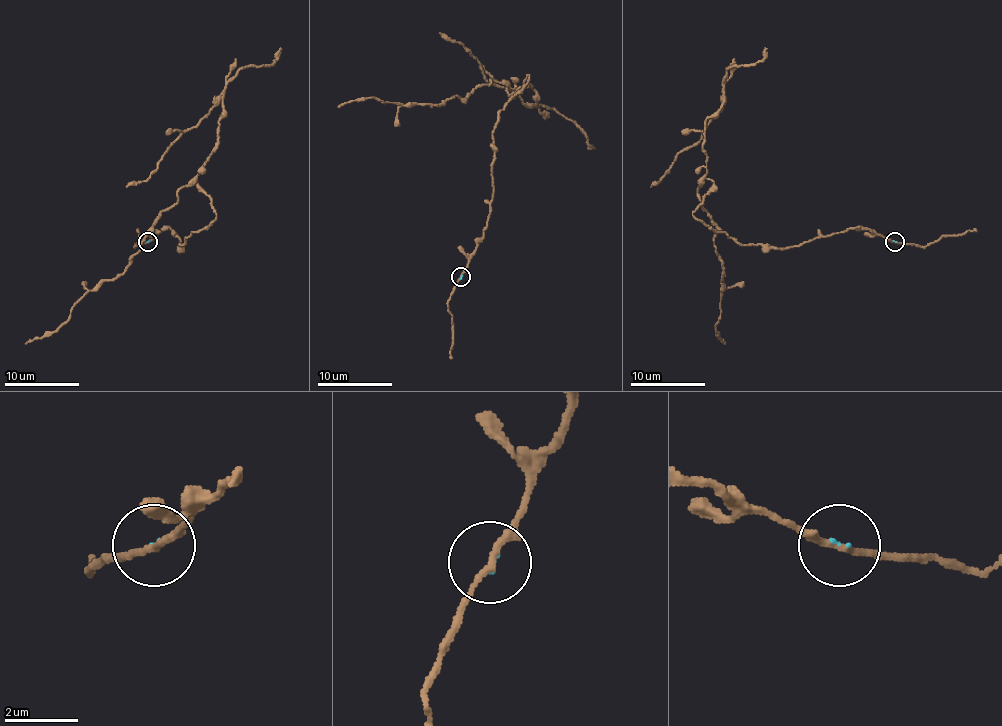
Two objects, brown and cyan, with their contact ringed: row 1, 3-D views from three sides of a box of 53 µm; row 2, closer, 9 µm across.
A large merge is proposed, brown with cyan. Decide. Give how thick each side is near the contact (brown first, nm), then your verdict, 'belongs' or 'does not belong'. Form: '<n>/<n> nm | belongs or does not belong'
170/70 nm | does not belong

